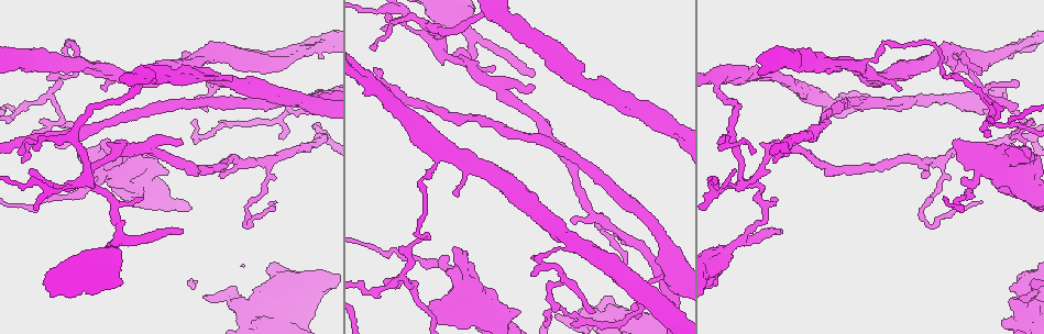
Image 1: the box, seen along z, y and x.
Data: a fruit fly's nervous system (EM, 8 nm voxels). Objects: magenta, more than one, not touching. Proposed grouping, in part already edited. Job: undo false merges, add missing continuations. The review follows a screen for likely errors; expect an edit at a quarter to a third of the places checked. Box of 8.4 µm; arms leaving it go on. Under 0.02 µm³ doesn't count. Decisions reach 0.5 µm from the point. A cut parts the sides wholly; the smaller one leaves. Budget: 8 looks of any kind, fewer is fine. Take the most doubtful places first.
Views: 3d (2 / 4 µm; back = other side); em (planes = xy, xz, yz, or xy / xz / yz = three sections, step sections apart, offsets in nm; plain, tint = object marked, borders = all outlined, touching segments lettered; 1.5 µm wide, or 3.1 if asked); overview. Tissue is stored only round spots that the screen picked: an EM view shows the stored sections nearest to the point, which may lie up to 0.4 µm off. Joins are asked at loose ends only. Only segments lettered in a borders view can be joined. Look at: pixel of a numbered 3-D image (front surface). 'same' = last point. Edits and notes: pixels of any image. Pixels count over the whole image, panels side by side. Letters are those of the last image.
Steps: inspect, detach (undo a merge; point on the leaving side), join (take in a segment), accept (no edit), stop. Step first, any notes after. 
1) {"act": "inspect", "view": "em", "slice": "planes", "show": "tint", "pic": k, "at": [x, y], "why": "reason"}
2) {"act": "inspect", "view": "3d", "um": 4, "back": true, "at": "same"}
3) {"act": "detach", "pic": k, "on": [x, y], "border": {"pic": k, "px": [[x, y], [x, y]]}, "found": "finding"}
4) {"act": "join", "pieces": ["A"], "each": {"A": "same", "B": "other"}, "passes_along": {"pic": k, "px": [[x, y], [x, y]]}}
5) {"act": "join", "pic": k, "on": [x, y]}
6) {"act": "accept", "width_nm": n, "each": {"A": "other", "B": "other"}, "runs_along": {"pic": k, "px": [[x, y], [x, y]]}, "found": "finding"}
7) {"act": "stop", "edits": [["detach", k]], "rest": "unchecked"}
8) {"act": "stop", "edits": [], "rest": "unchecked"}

{"act": "inspect", "view": "3d", "um": 4, "pic": 1, "at": [1021, 296], "why": "branch stops here"}

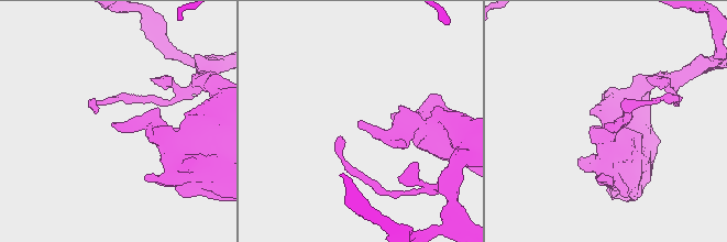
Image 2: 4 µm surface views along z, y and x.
{"act": "inspect", "view": "em", "slice": "planes", "show": "borders", "pic": 2, "at": [360, 128]}

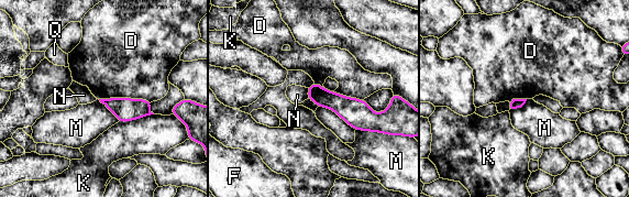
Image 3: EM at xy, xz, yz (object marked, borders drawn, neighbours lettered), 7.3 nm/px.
{"act": "accept", "each": {"D": "other", "F": "other", "K": "other", "M": "other", "N": "other", "Q": "other"}, "runs_along": {"pic": 3, "px": [[310, 90], [361, 117], [377, 117]]}, "found": "no lettered segment goes on from it"}

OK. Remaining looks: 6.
{"act": "inspect", "view": "3d", "um": 2, "back": true, "pic": 1, "at": [90, 184], "why": "four-way junction"}

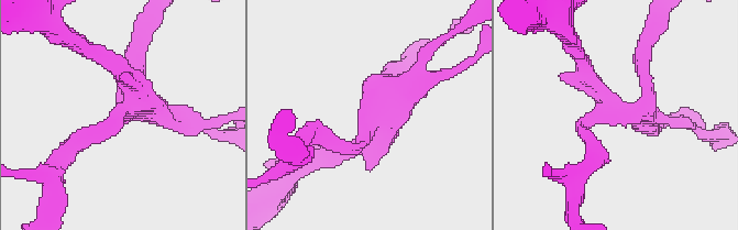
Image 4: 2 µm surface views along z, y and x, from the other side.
{"act": "inspect", "view": "em", "slice": "yz", "step": 4, "show": "borders", "pic": 4, "at": [591, 118], "arms": 4}

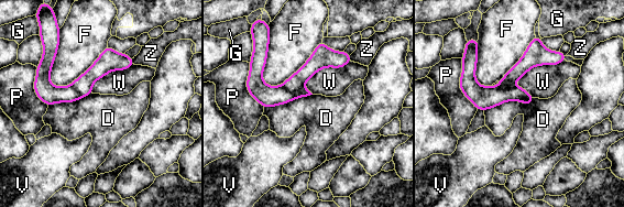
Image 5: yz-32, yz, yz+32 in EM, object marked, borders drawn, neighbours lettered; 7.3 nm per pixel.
{"act": "detach", "pic": 5, "on": [267, 96], "width_nm": 60, "longest_contact_nm": ["F", 550], "each": {"D": "other", "F": "other", "G": "other", "P": "other", "V": "other", "W": "other", "Z": "other"}, "found": "two cells meet here"}

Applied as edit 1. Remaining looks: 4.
{"act": "inspect", "view": "overview"}

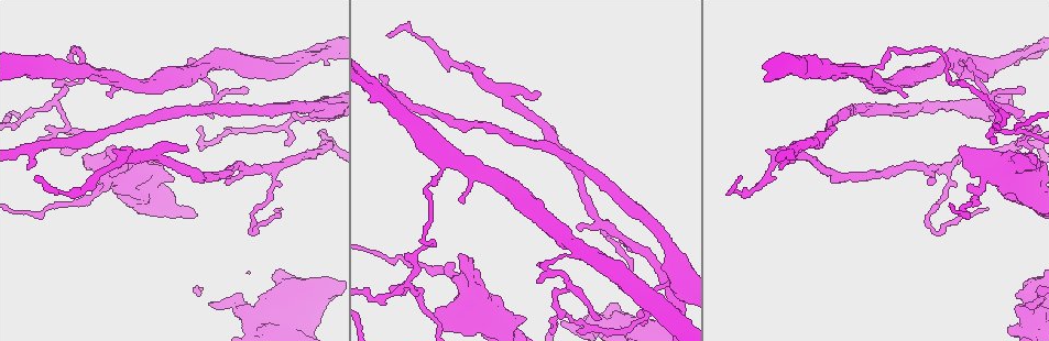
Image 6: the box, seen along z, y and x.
{"act": "inspect", "view": "em", "slice": "planes", "show": "borders", "pic": 6, "at": [281, 207], "why": "end of a long branch"}

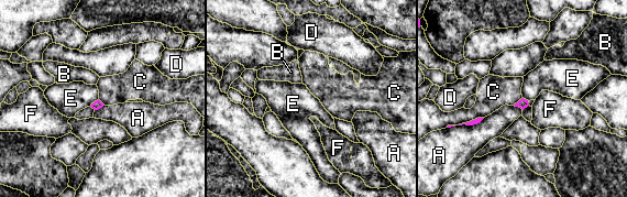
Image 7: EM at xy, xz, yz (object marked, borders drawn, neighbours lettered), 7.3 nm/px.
{"act": "accept", "each": {"A": "other", "B": "other", "C": "other", "D": "other", "E": "other", "F": "other"}, "border": {"pic": 7, "px": [[98, 98], [89, 106]]}, "found": "none of them fits"}

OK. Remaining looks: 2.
{"act": "stop", "edits": [["detach", 5]], "rest": "unchecked"}

